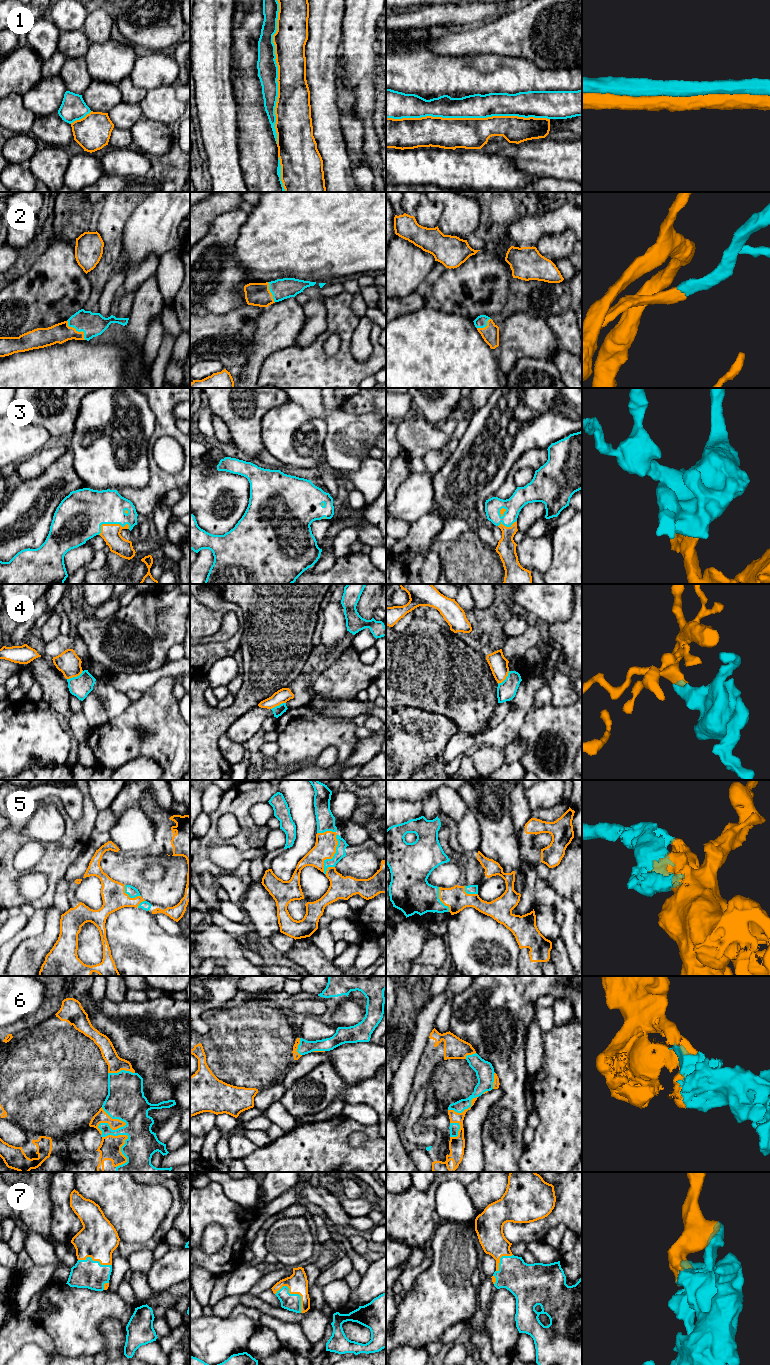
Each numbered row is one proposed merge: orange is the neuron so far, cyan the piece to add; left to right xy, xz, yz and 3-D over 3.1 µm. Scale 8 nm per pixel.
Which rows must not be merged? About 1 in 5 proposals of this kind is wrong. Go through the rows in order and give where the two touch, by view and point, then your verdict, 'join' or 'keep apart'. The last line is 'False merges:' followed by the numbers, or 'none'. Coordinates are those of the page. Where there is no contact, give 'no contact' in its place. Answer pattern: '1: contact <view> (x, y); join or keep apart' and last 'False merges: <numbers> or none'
1: contact yz (468, 118); join
2: contact xy (77, 331); join
3: contact xy (111, 524); join
4: contact xy (75, 676); keep apart
5: contact xz (333, 855); join
6: contact xy (101, 1134); join
7: contact xz (295, 1293); join
False merges: 4

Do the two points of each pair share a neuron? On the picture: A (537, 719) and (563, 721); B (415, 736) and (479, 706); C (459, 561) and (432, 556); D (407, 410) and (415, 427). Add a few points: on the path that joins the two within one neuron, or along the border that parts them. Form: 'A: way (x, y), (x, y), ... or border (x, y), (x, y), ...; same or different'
A: way (543, 720), (557, 721); same
B: border (427, 710), (445, 715), (455, 723), (459, 731); different
C: border (435, 548), (439, 557), (439, 573); different
D: border (412, 413), (398, 422); different

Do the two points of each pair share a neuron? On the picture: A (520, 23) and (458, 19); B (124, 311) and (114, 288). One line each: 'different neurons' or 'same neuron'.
A: different neurons
B: different neurons

